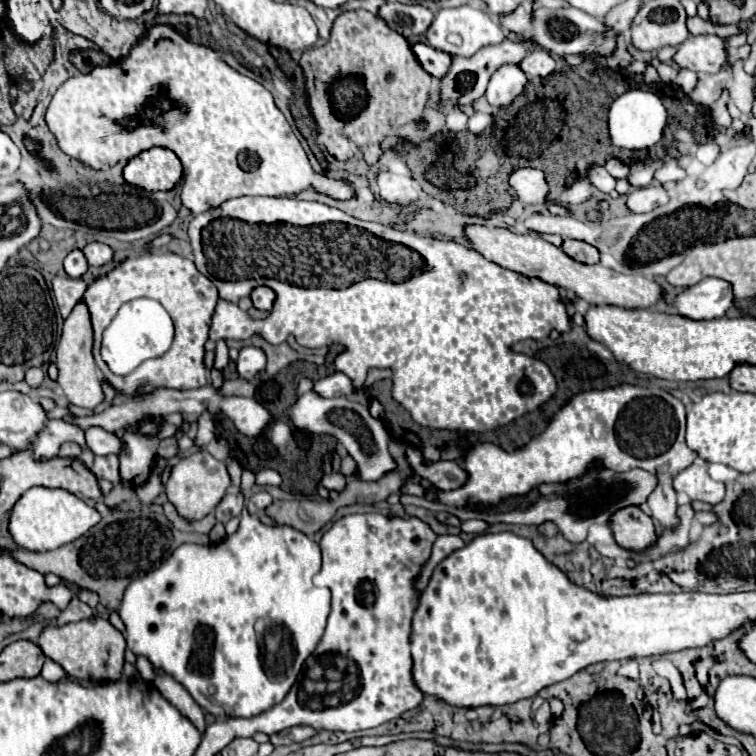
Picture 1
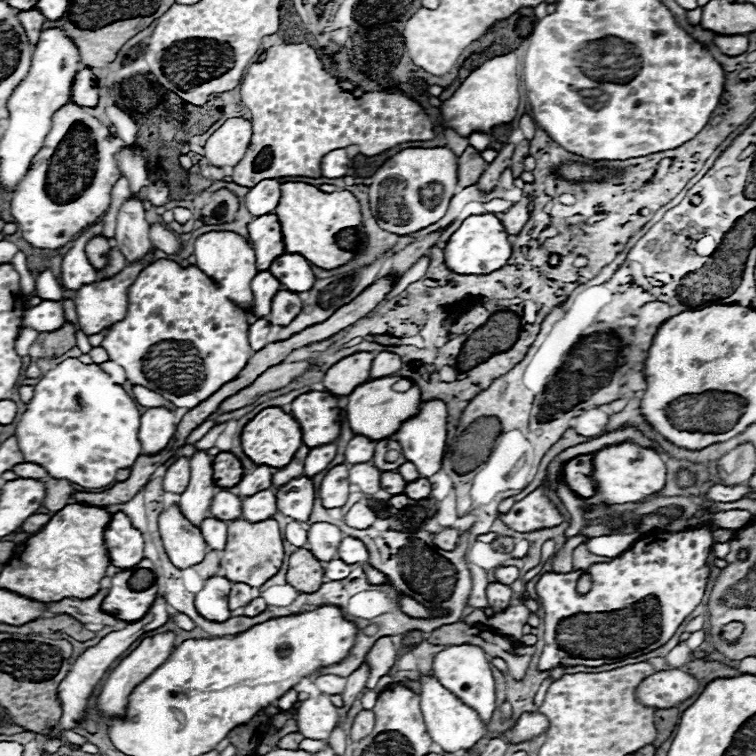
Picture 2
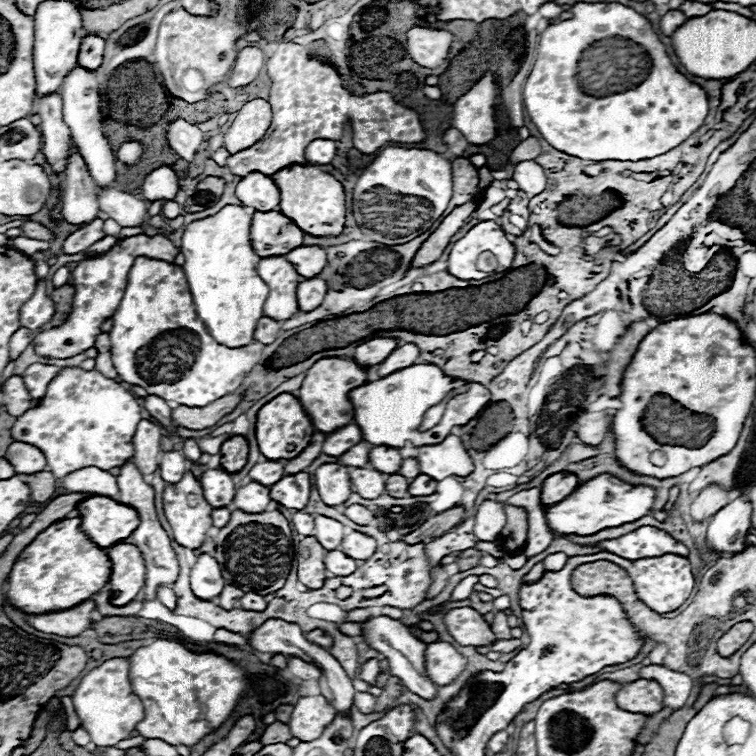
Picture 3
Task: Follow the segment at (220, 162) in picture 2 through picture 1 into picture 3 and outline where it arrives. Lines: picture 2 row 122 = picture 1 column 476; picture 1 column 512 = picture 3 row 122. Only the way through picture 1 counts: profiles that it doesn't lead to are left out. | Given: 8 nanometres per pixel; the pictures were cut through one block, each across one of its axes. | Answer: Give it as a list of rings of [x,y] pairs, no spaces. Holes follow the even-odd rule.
[[[256,98],[246,102],[238,110],[238,116],[232,122],[232,126],[228,128],[224,136],[224,146],[228,148],[230,154],[234,154],[242,148],[256,144],[270,128],[270,120],[272,120],[272,106],[266,100]]]

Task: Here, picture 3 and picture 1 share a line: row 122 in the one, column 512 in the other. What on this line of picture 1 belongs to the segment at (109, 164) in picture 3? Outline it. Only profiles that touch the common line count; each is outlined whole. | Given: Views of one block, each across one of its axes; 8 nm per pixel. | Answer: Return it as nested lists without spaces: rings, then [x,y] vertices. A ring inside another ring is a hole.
[[[502,66],[490,78],[486,100],[492,106],[506,106],[516,96],[522,94],[524,86],[526,86],[526,74],[518,66]]]

